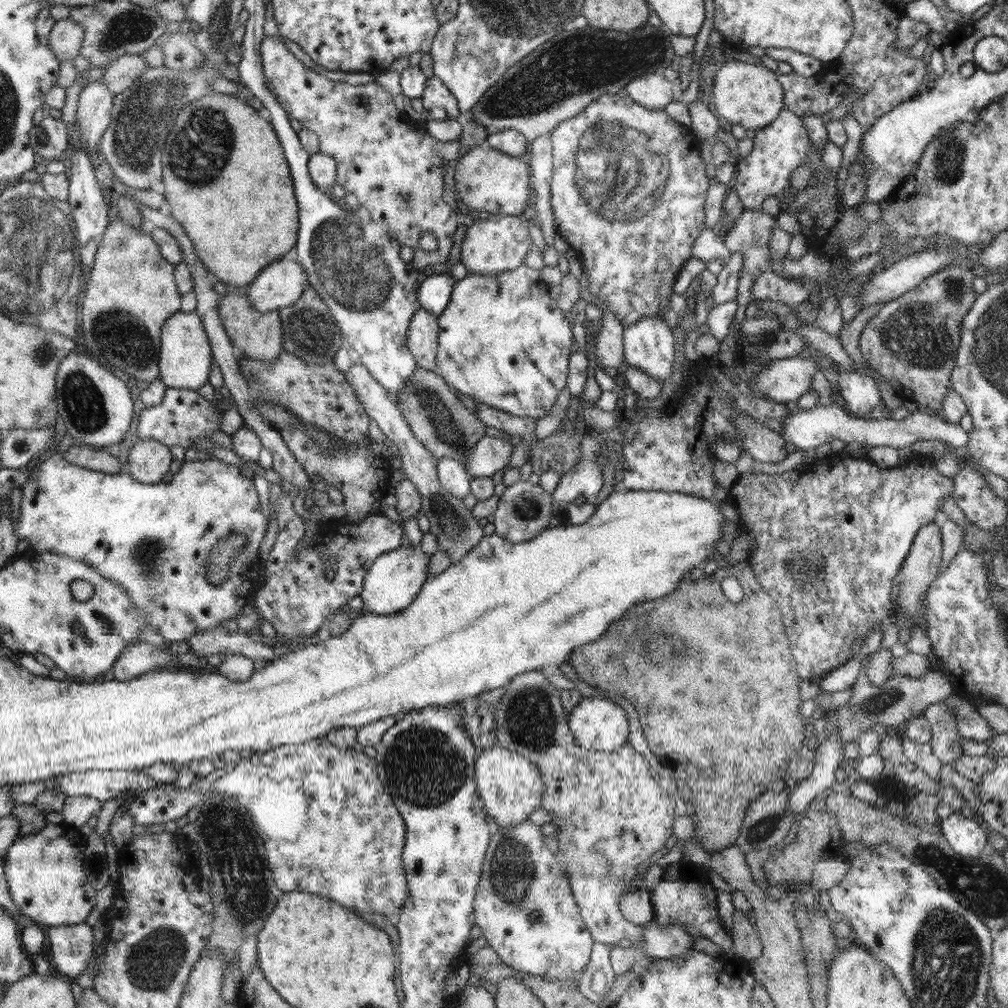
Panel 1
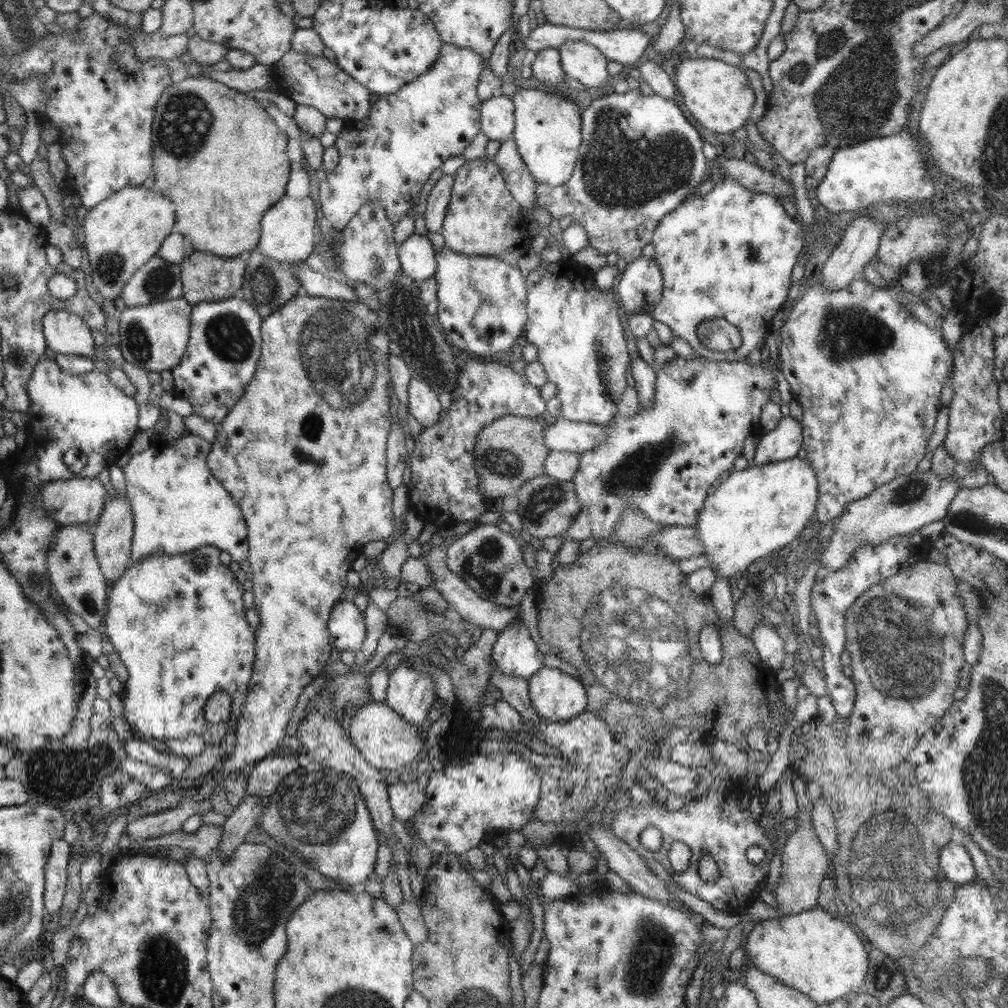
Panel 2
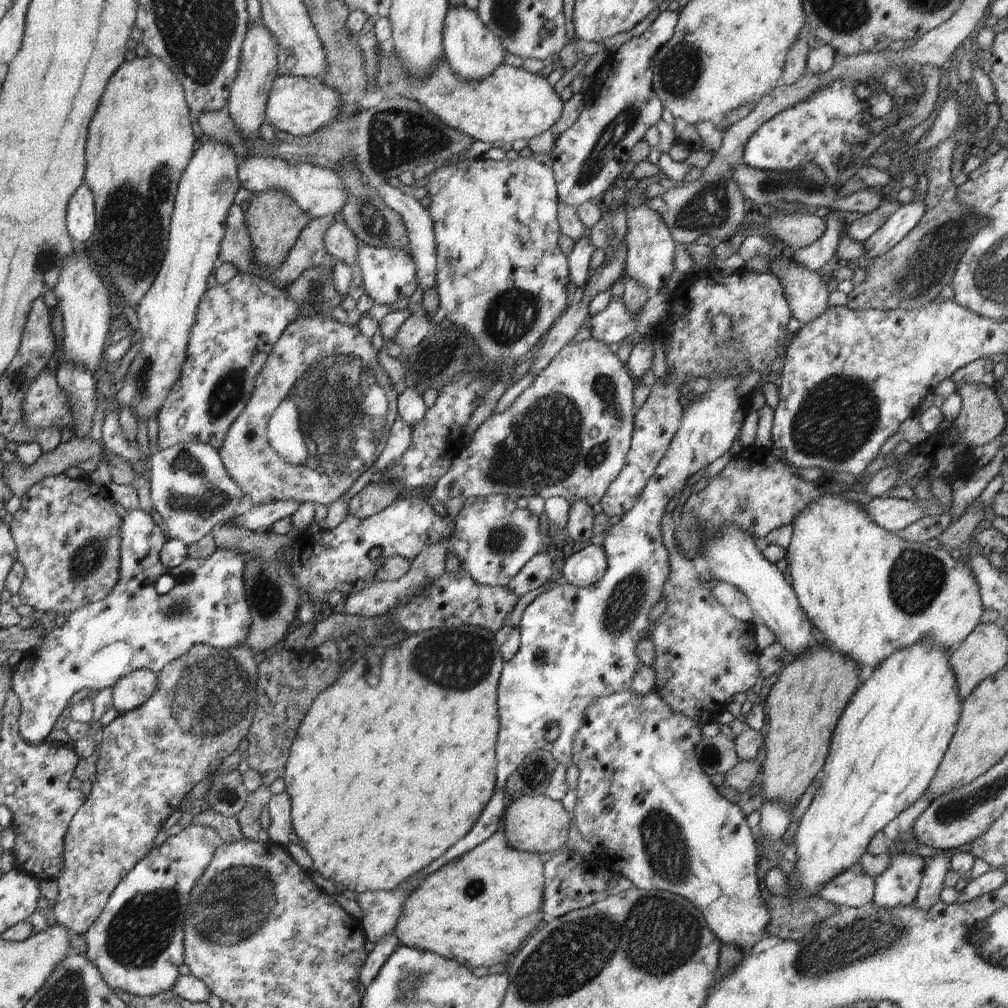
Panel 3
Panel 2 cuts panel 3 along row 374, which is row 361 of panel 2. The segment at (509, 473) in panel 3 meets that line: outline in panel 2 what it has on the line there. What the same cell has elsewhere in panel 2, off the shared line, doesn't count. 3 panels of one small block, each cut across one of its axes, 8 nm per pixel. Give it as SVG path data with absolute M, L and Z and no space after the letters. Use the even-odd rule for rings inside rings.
M544 259L525 276L527 290L527 318L523 334L530 344L538 349L537 361L548 377L548 382L558 387L557 397L562 404L563 418L582 423L606 425L618 412L618 403L626 391L626 370L631 366L632 355L624 339L620 324L615 290L600 290L593 273L579 268L572 262L547 262Z

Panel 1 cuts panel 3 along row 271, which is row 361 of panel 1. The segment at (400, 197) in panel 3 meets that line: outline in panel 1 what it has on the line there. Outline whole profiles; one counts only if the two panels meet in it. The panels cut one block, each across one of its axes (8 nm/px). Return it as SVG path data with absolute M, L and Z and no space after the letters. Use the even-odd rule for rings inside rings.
M419 309L407 332L408 350L414 355L418 367L439 374L437 366L437 338L439 324L437 318L426 310Z

